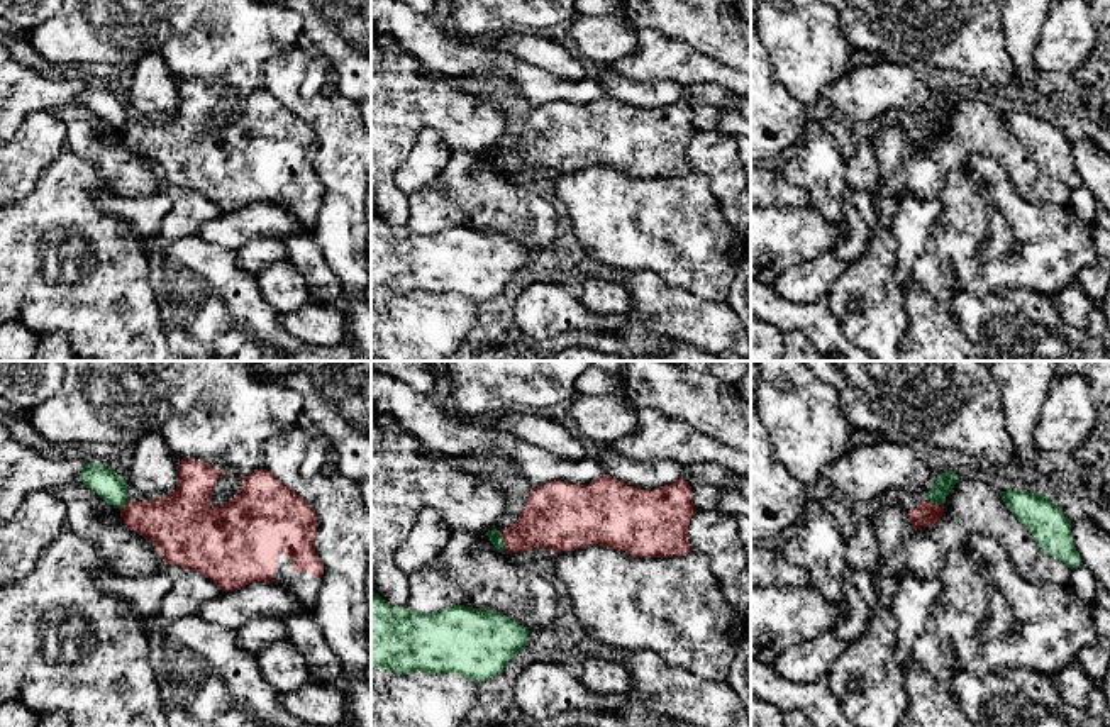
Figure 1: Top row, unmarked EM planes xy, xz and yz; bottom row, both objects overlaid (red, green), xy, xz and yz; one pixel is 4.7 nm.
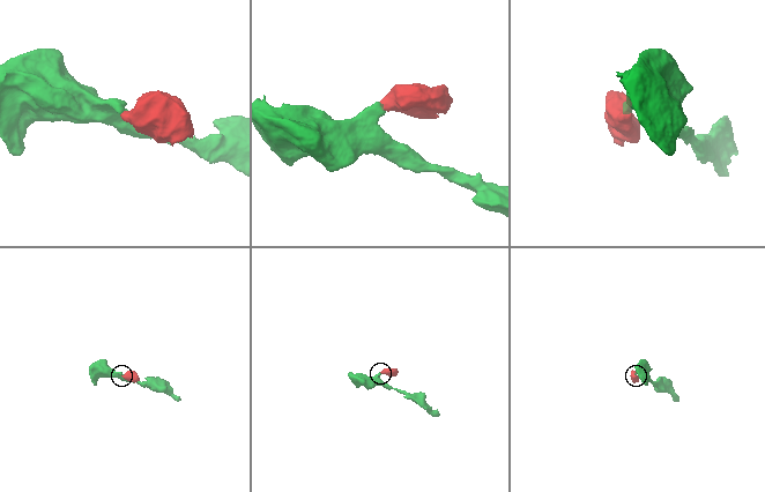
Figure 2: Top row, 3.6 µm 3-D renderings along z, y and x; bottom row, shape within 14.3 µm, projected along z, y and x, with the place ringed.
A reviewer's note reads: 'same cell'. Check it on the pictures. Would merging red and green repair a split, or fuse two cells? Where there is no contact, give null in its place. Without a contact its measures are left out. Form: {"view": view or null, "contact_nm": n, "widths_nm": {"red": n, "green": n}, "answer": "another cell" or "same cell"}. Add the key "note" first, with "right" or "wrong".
{"note": "wrong", "view": "xz", "contact_nm": 120, "widths_nm": {"red": 280, "green": 60}, "answer": "another cell"}

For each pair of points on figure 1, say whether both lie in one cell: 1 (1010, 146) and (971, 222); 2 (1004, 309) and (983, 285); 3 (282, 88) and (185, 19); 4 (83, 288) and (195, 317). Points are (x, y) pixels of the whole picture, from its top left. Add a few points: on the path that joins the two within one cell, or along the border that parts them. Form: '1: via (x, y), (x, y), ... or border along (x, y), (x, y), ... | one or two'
1: border along (961, 166), (973, 156), (988, 156), (1024, 197) | two
2: border along (1029, 290), (987, 295), (958, 292), (951, 304) | two
3: border along (292, 48), (282, 49), (265, 66), (265, 88) | two
4: border along (148, 268), (148, 283), (168, 343) | two

